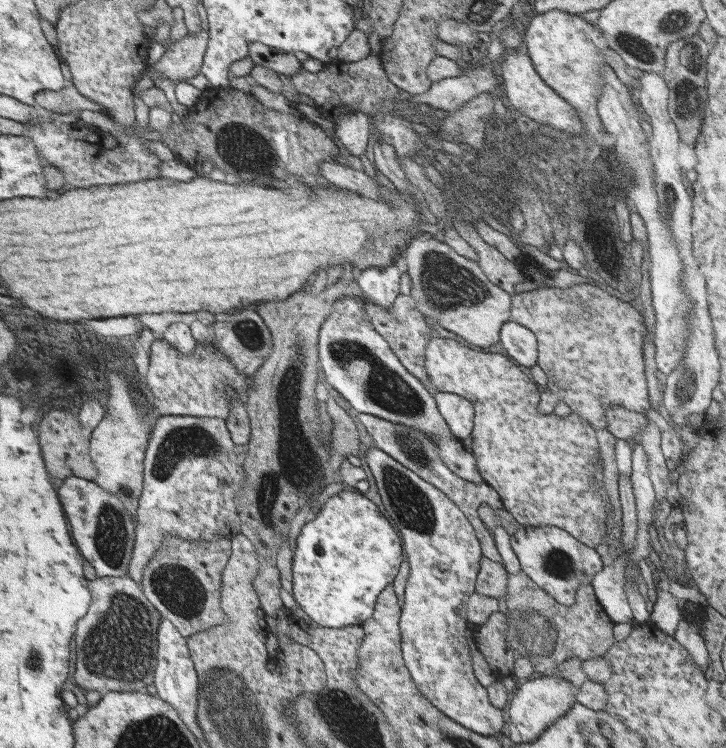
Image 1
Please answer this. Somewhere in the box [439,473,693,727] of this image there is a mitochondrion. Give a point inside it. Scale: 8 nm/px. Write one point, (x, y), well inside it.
(560, 563)

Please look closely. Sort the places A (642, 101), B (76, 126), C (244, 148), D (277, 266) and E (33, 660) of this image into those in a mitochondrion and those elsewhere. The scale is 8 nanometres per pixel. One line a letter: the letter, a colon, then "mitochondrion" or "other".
A: other
B: other
C: mitochondrion
D: other
E: mitochondrion

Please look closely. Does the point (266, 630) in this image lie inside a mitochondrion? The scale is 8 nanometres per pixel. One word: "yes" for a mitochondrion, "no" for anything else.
no

